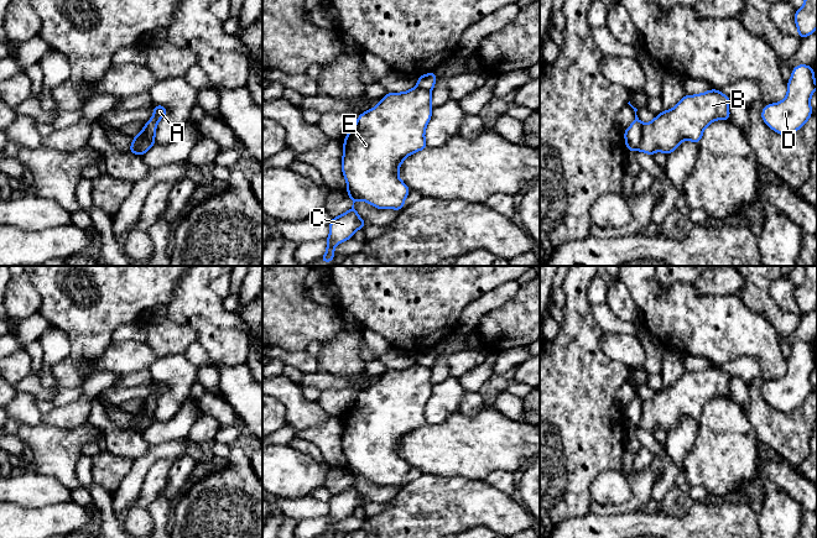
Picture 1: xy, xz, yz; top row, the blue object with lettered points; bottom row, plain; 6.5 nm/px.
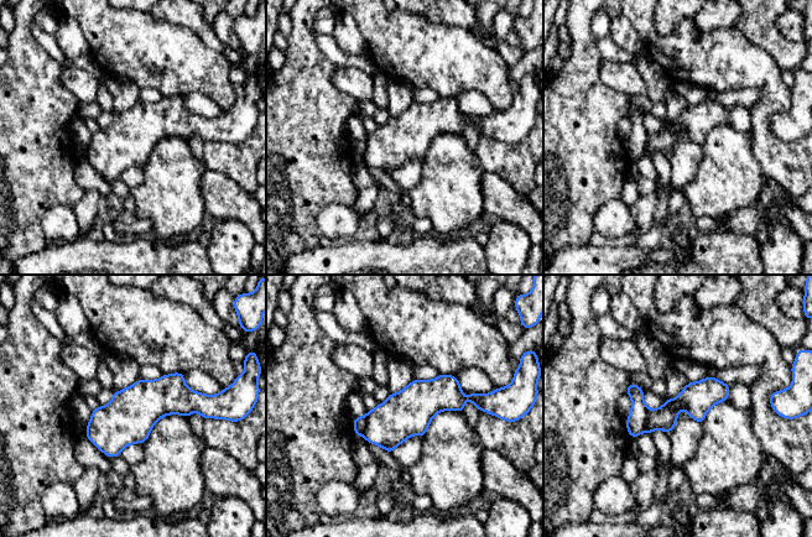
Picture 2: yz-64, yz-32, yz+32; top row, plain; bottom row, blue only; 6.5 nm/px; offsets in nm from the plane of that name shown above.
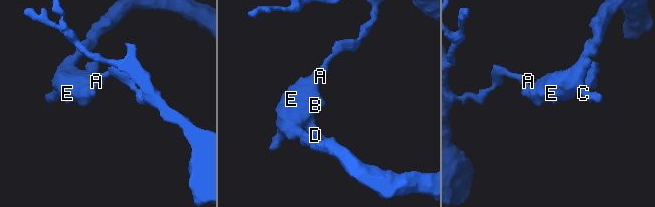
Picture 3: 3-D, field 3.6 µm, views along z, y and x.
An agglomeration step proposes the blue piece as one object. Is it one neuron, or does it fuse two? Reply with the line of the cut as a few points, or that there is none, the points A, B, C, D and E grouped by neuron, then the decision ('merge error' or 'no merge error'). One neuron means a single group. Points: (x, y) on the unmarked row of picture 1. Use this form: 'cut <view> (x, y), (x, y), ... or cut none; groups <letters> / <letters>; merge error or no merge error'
cut yz (643, 401), (640, 419), (636, 426); groups A / B C D E; merge error

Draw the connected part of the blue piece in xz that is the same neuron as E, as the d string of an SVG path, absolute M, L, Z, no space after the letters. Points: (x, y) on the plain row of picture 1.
M415 364L404 370L387 370L380 380L359 392L355 402L344 414L342 449L347 458L347 471L353 477L352 485L344 491L332 495L327 528L319 538L333 538L334 524L353 515L358 506L366 503L358 492L354 480L364 477L378 486L404 487L404 479L411 466L399 455L399 445L407 433L427 425L426 403L432 393L431 367Z

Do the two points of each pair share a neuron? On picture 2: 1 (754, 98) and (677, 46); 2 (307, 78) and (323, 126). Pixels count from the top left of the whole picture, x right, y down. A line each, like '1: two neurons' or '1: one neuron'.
1: two neurons
2: one neuron

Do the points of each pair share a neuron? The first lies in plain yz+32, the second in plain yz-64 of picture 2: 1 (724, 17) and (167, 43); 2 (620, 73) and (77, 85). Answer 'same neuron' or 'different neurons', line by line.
1: different neurons
2: same neuron

